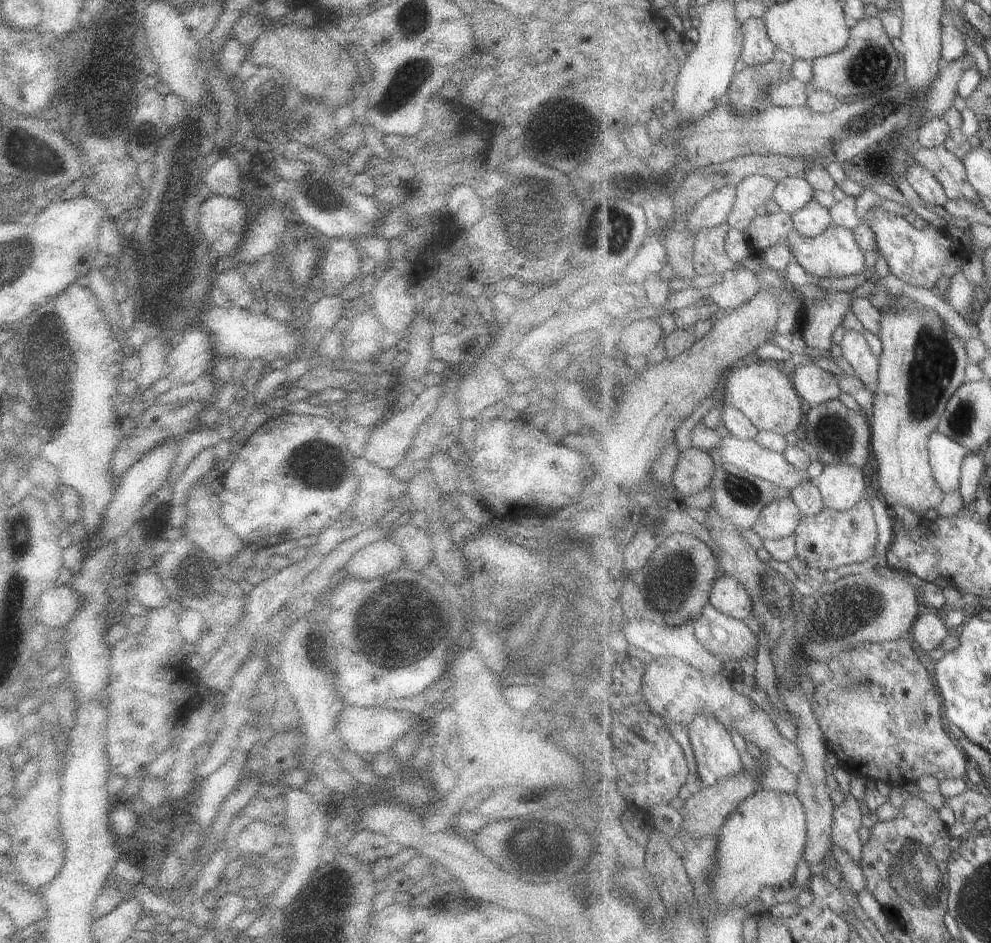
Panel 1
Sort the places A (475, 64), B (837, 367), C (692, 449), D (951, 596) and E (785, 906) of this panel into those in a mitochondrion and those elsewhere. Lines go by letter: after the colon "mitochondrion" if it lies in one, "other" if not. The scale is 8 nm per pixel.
A: other
B: other
C: other
D: other
E: other

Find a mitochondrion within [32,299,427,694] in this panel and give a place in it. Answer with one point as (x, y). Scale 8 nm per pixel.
(56, 391)

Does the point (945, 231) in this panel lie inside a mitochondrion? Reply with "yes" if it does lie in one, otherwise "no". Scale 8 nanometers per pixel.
no

